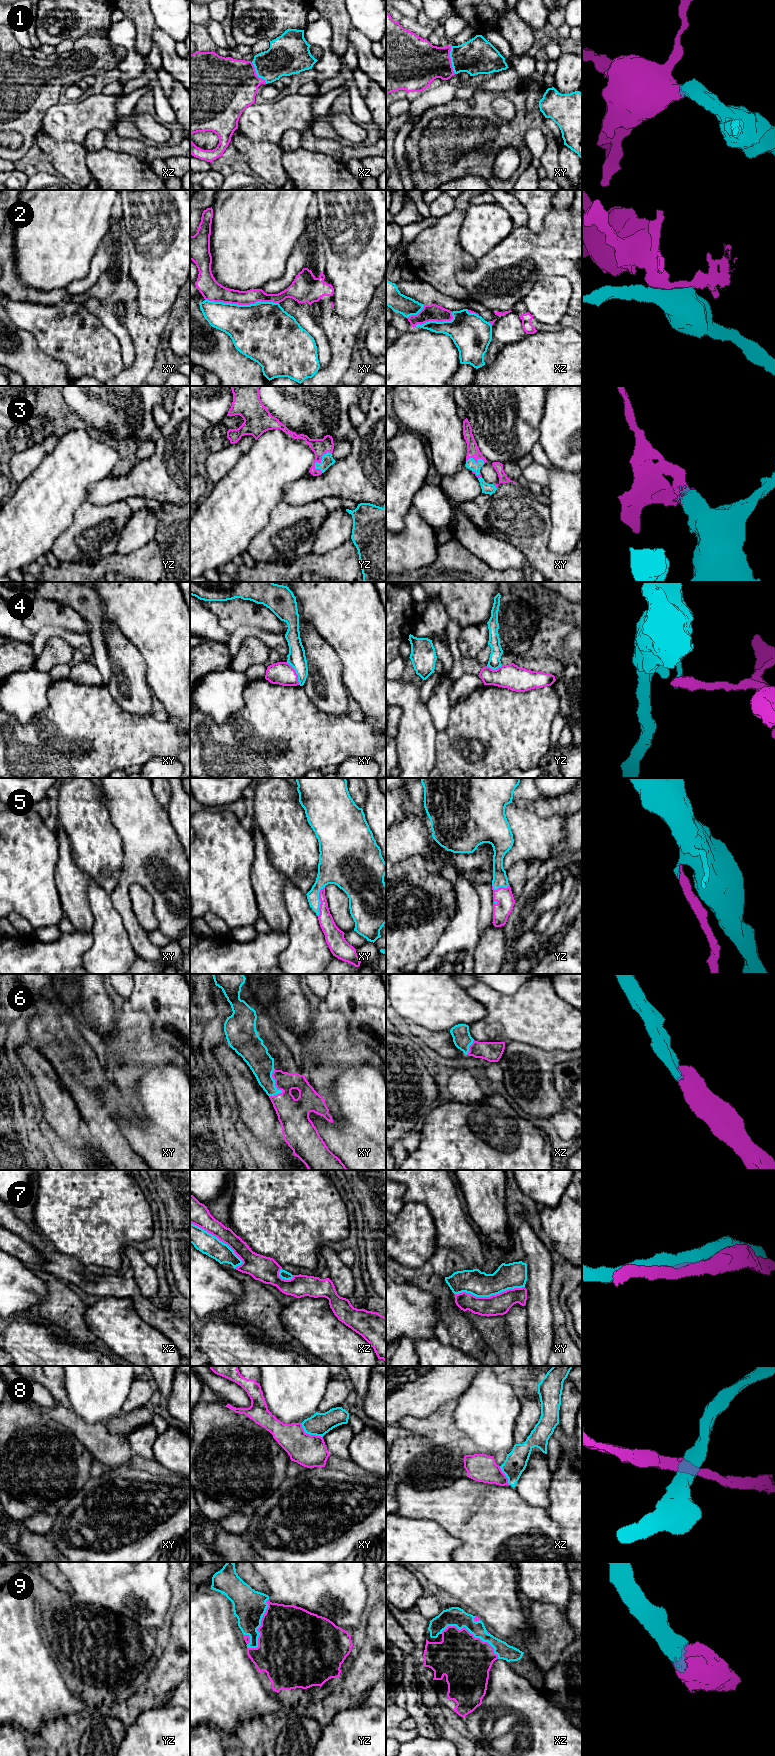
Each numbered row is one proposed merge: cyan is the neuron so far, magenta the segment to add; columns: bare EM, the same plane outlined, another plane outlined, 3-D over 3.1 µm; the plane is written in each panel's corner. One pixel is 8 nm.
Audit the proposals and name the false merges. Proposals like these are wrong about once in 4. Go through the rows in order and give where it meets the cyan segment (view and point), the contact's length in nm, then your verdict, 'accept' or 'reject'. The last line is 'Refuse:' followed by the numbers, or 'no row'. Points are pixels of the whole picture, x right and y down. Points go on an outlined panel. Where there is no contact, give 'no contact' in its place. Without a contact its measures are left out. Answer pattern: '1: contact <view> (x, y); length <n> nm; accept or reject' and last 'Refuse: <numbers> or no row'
1: contact xy (451, 60); length 220 nm; accept
2: contact xy (242, 305); length 600 nm; reject
3: contact yz (322, 459); length 190 nm; accept
4: contact xy (296, 673); length 220 nm; reject
5: contact xy (320, 901); length 240 nm; accept
6: contact xy (276, 1088); length 220 nm; accept
7: contact xy (489, 1296); length 550 nm; accept
8: contact xy (310, 1434); length 220 nm; reject
9: contact xz (472, 1633); length 500 nm; accept
Refuse: 2, 4, 8

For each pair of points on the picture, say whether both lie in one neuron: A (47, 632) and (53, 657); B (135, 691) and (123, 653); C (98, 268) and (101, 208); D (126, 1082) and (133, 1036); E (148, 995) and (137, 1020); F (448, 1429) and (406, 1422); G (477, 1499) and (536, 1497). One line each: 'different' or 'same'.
A: different
B: same
C: different
D: same
E: different
F: same
G: different

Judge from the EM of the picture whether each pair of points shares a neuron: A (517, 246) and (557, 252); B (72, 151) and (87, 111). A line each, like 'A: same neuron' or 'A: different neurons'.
A: same neuron
B: different neurons

